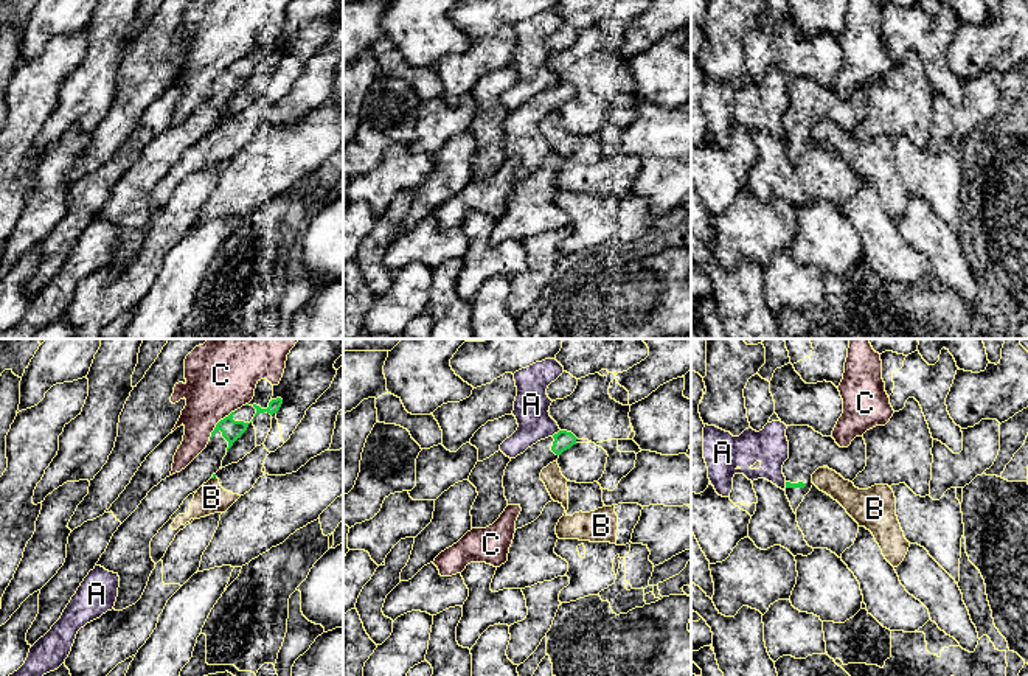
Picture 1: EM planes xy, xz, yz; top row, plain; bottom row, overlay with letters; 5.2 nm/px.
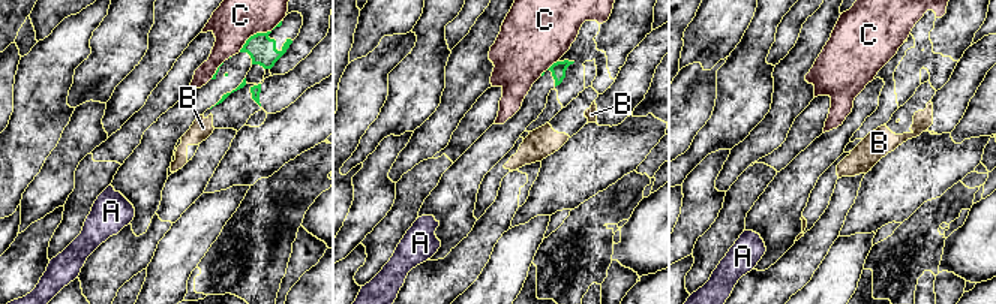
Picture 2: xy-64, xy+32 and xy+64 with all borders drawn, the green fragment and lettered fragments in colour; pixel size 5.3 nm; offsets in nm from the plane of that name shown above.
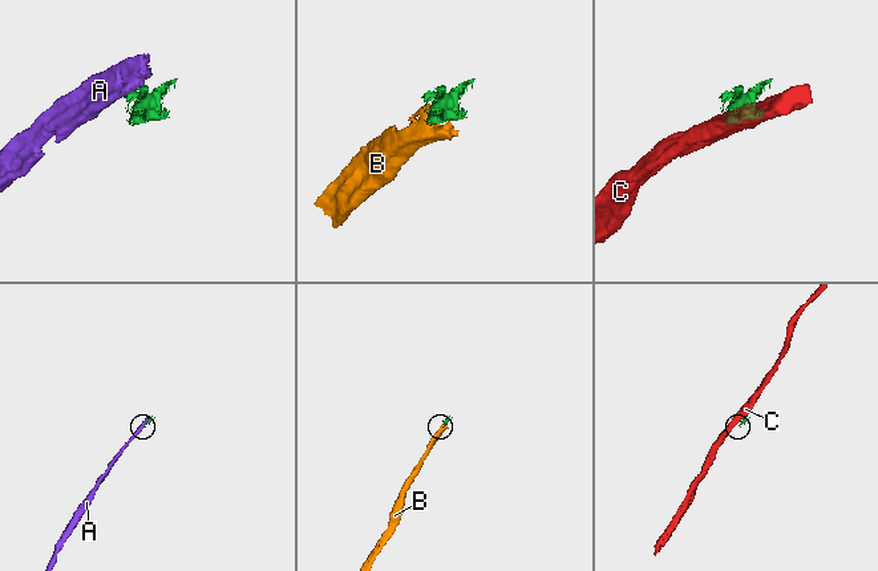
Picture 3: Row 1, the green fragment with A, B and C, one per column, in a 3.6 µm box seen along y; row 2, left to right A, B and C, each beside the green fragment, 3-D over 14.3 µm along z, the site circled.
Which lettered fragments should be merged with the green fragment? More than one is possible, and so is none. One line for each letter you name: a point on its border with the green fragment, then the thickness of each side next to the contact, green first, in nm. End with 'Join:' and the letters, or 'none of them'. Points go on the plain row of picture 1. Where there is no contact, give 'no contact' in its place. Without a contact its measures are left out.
Join: none of them

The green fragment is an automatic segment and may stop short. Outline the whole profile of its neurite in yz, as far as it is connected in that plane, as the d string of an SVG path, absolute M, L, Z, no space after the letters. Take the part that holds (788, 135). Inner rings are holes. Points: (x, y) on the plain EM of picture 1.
M787 78L786 89L789 93L789 110L783 117L786 129L786 148L794 165L812 140L812 126L823 118L840 126L845 132L853 134L867 118L867 96L863 89L856 89L848 99L840 99L832 89L823 89L809 78Z

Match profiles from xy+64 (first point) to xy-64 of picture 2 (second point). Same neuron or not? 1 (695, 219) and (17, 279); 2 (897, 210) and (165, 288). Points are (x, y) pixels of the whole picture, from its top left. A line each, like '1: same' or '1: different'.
1: different
2: different

